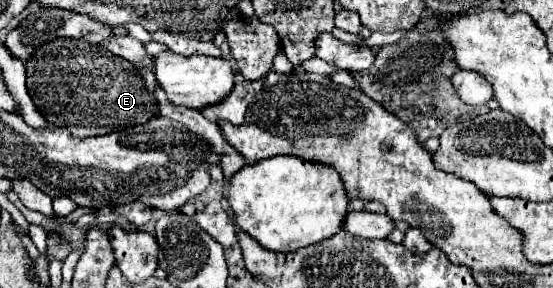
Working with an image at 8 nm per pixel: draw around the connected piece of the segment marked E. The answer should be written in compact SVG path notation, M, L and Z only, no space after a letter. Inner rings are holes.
M72 39L50 41L50 45L42 45L28 59L26 73L28 73L26 83L28 83L30 97L32 97L34 105L42 111L42 117L50 125L68 129L78 139L114 133L128 125L138 125L138 123L150 121L154 115L158 115L156 99L144 89L140 75L136 73L136 67L130 61L124 61L124 59L114 57L112 53L100 49L100 45L88 45L86 41L72 41Z

